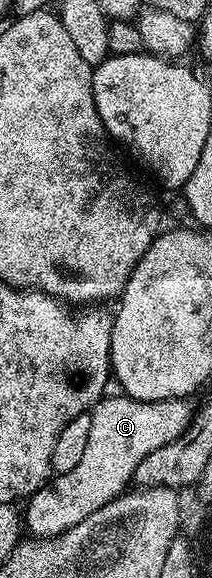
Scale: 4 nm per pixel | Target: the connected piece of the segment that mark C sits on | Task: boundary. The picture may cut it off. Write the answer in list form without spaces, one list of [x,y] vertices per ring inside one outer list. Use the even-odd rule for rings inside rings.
[[[125,394],[113,399],[101,398],[90,412],[92,420],[88,423],[88,436],[84,439],[84,448],[81,449],[76,464],[65,475],[57,474],[47,485],[39,487],[27,500],[28,508],[23,508],[22,511],[22,523],[27,534],[37,539],[50,539],[53,535],[66,533],[66,529],[74,529],[78,521],[90,517],[90,513],[102,509],[102,505],[106,505],[111,499],[125,494],[130,487],[128,482],[131,484],[135,480],[138,465],[142,465],[142,461],[156,449],[170,445],[170,441],[177,439],[187,429],[194,414],[194,407],[190,404],[188,399],[143,403],[130,399]]]

